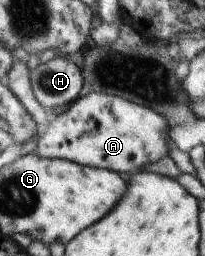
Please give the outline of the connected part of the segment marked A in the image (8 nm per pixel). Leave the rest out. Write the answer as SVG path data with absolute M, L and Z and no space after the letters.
M93 91L80 95L66 111L48 123L35 152L39 157L57 157L115 173L133 173L141 165L169 156L169 129L167 119L149 107L131 103L119 95Z

